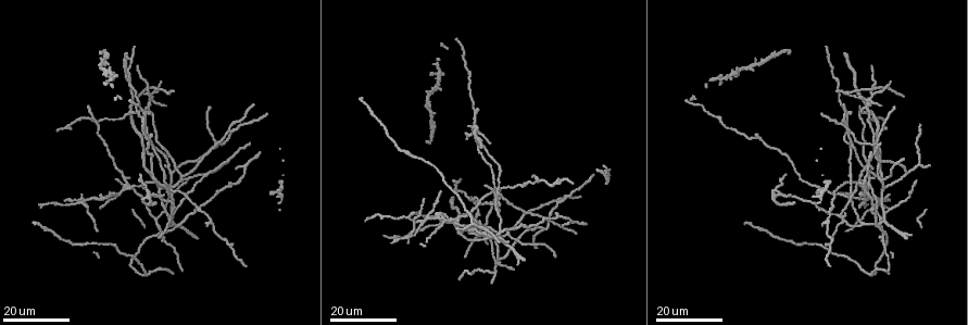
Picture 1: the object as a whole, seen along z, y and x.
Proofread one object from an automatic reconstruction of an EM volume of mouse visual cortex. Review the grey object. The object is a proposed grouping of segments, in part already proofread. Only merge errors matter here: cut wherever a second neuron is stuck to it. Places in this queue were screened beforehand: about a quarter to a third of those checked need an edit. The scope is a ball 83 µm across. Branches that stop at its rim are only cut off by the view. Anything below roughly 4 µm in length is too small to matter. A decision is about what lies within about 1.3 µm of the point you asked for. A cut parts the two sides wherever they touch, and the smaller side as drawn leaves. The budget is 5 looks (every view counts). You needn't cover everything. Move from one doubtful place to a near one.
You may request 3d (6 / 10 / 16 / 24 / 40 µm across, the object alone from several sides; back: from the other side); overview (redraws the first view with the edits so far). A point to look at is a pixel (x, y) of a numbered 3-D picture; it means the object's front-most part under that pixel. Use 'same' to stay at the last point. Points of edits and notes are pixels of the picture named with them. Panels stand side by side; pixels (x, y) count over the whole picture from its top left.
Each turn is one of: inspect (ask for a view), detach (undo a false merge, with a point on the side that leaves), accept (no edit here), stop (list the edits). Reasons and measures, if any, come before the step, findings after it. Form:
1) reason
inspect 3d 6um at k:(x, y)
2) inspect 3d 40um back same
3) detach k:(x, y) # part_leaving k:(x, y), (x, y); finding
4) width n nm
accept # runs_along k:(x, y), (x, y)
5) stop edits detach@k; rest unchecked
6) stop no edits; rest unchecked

branch point
inspect 3d 16um at 1:(878, 177)

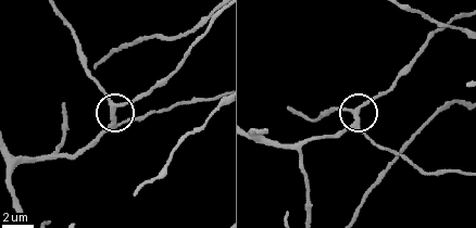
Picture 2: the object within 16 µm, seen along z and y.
inspect 3d 10um at 2:(114, 104)

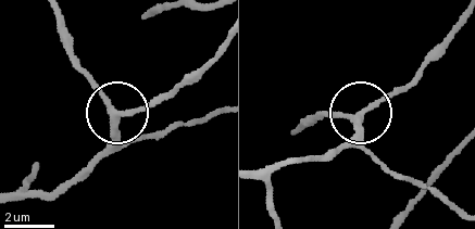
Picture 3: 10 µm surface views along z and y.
arms 3
accept # one neuron here

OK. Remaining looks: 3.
four-way junction
inspect 3d 16um at 1:(865, 98)

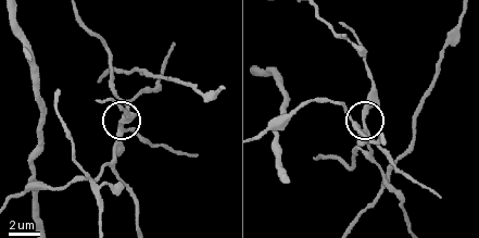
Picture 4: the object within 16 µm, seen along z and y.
inspect 3d 6um at 4:(124, 131)

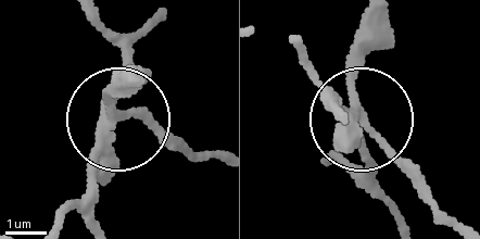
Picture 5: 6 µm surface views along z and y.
side_arm 9 um; arms 4
detach 5:(113, 91) # a second neuron is stuck on

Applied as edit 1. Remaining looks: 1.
stop edits detach@5; rest unchecked

